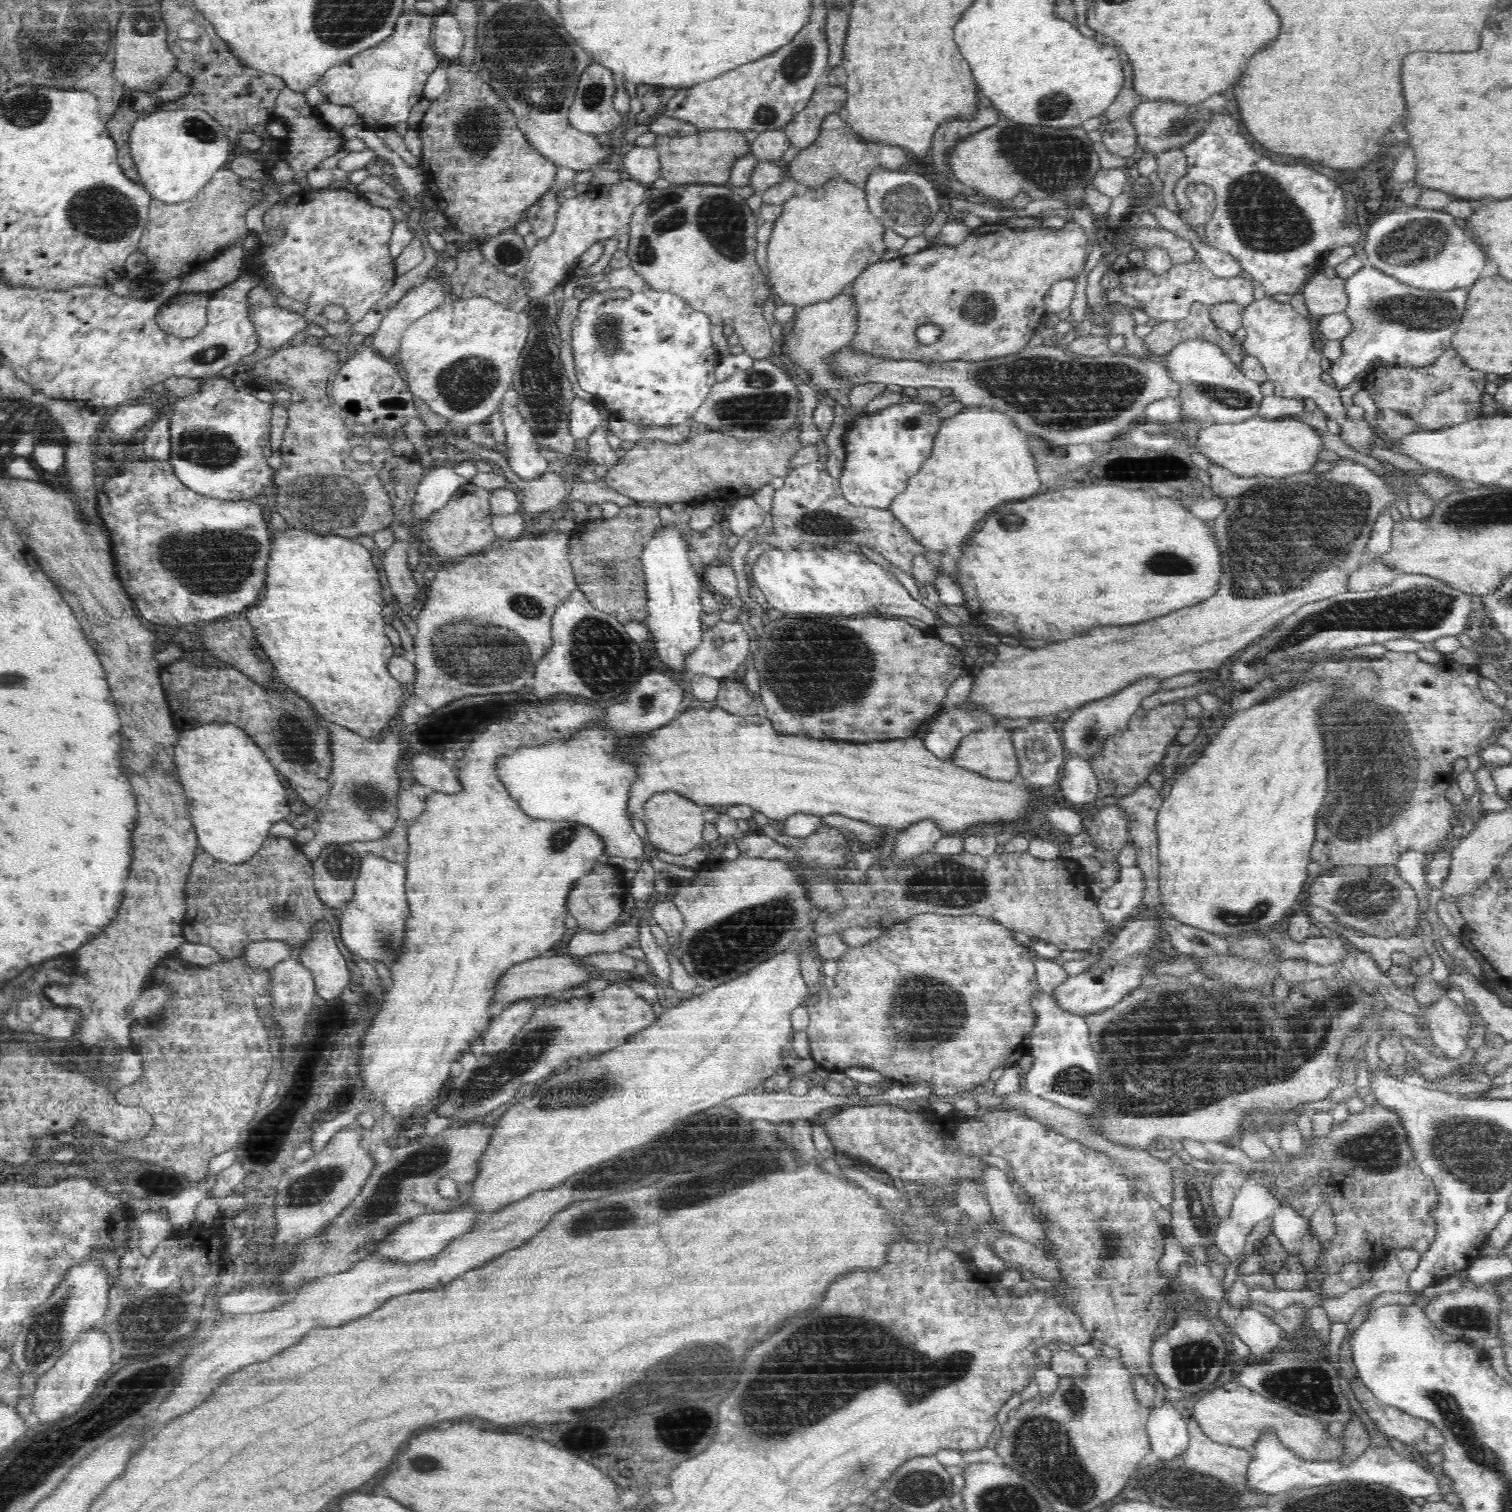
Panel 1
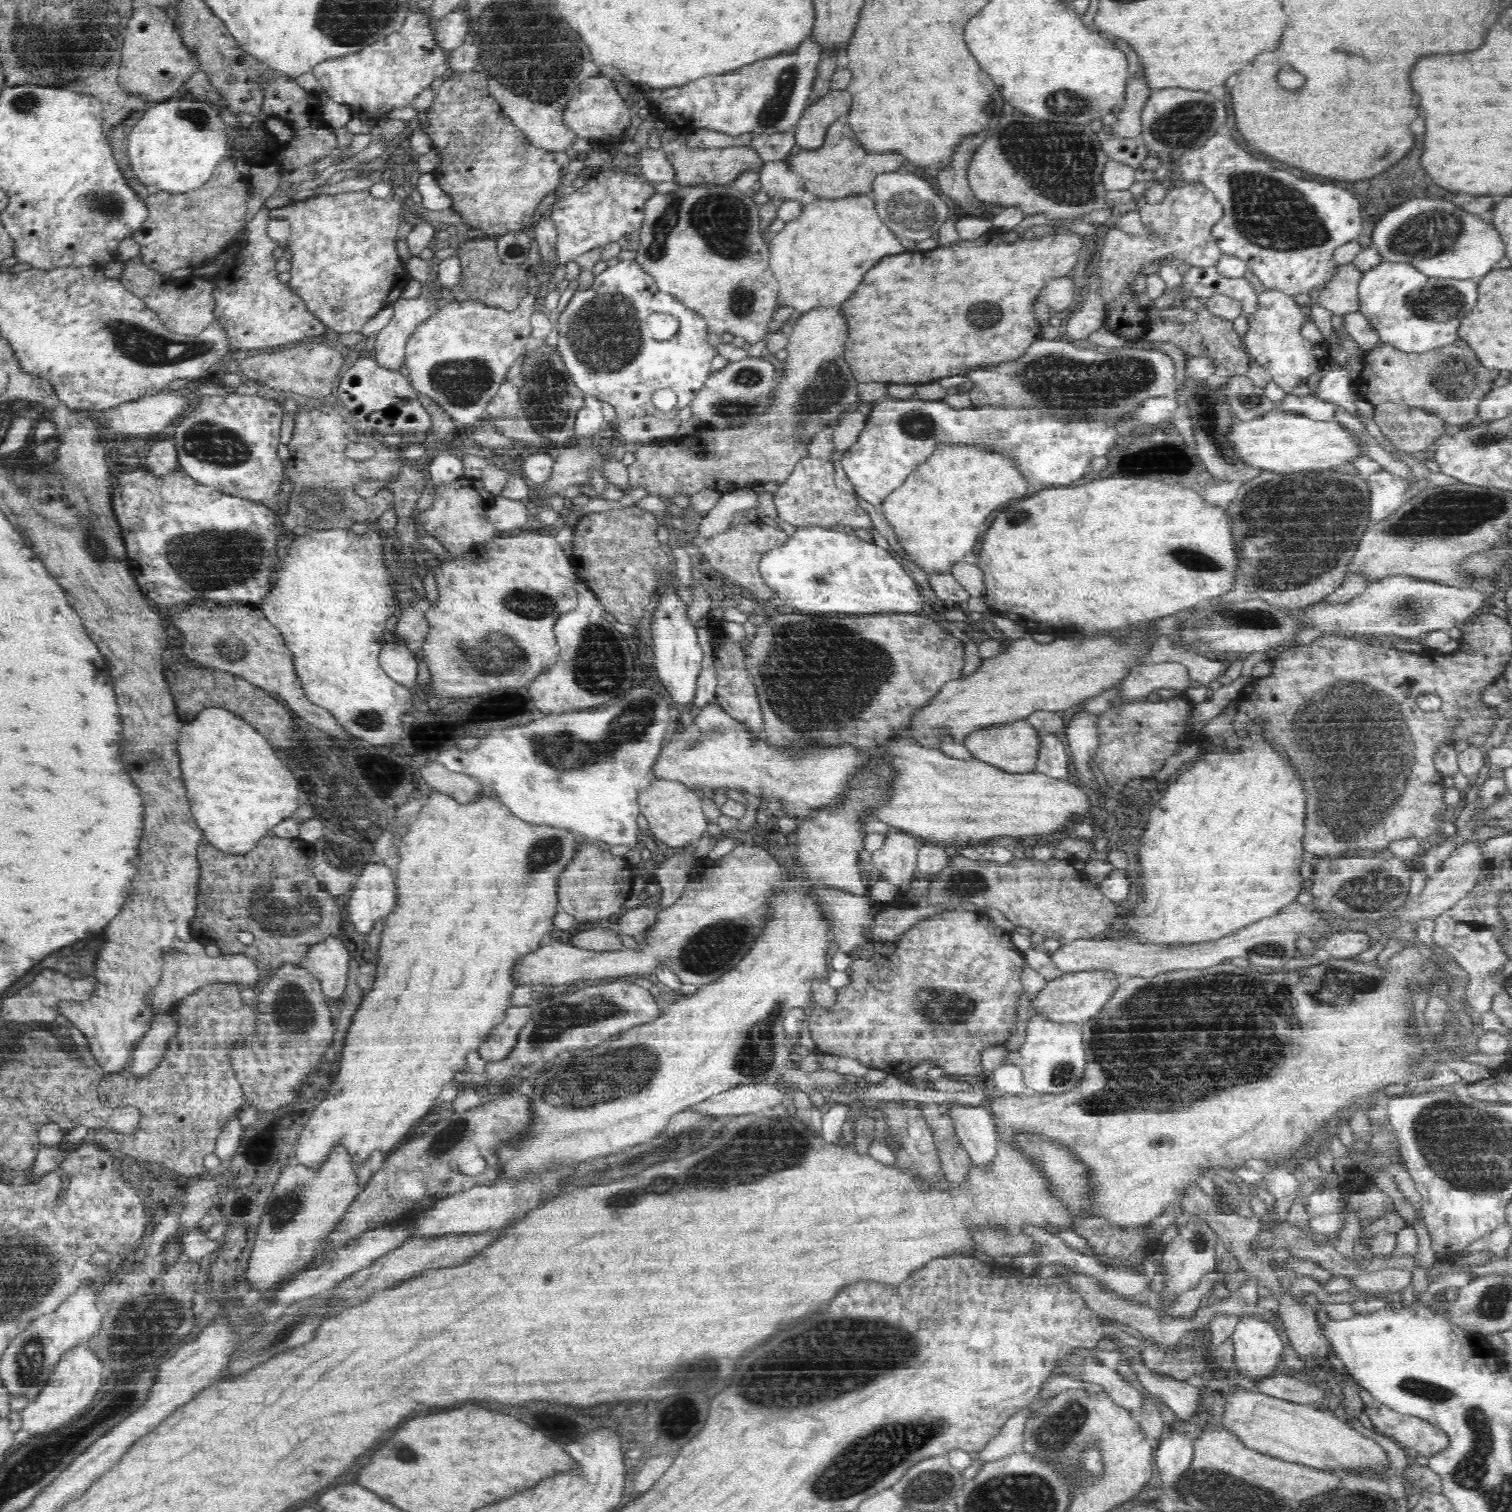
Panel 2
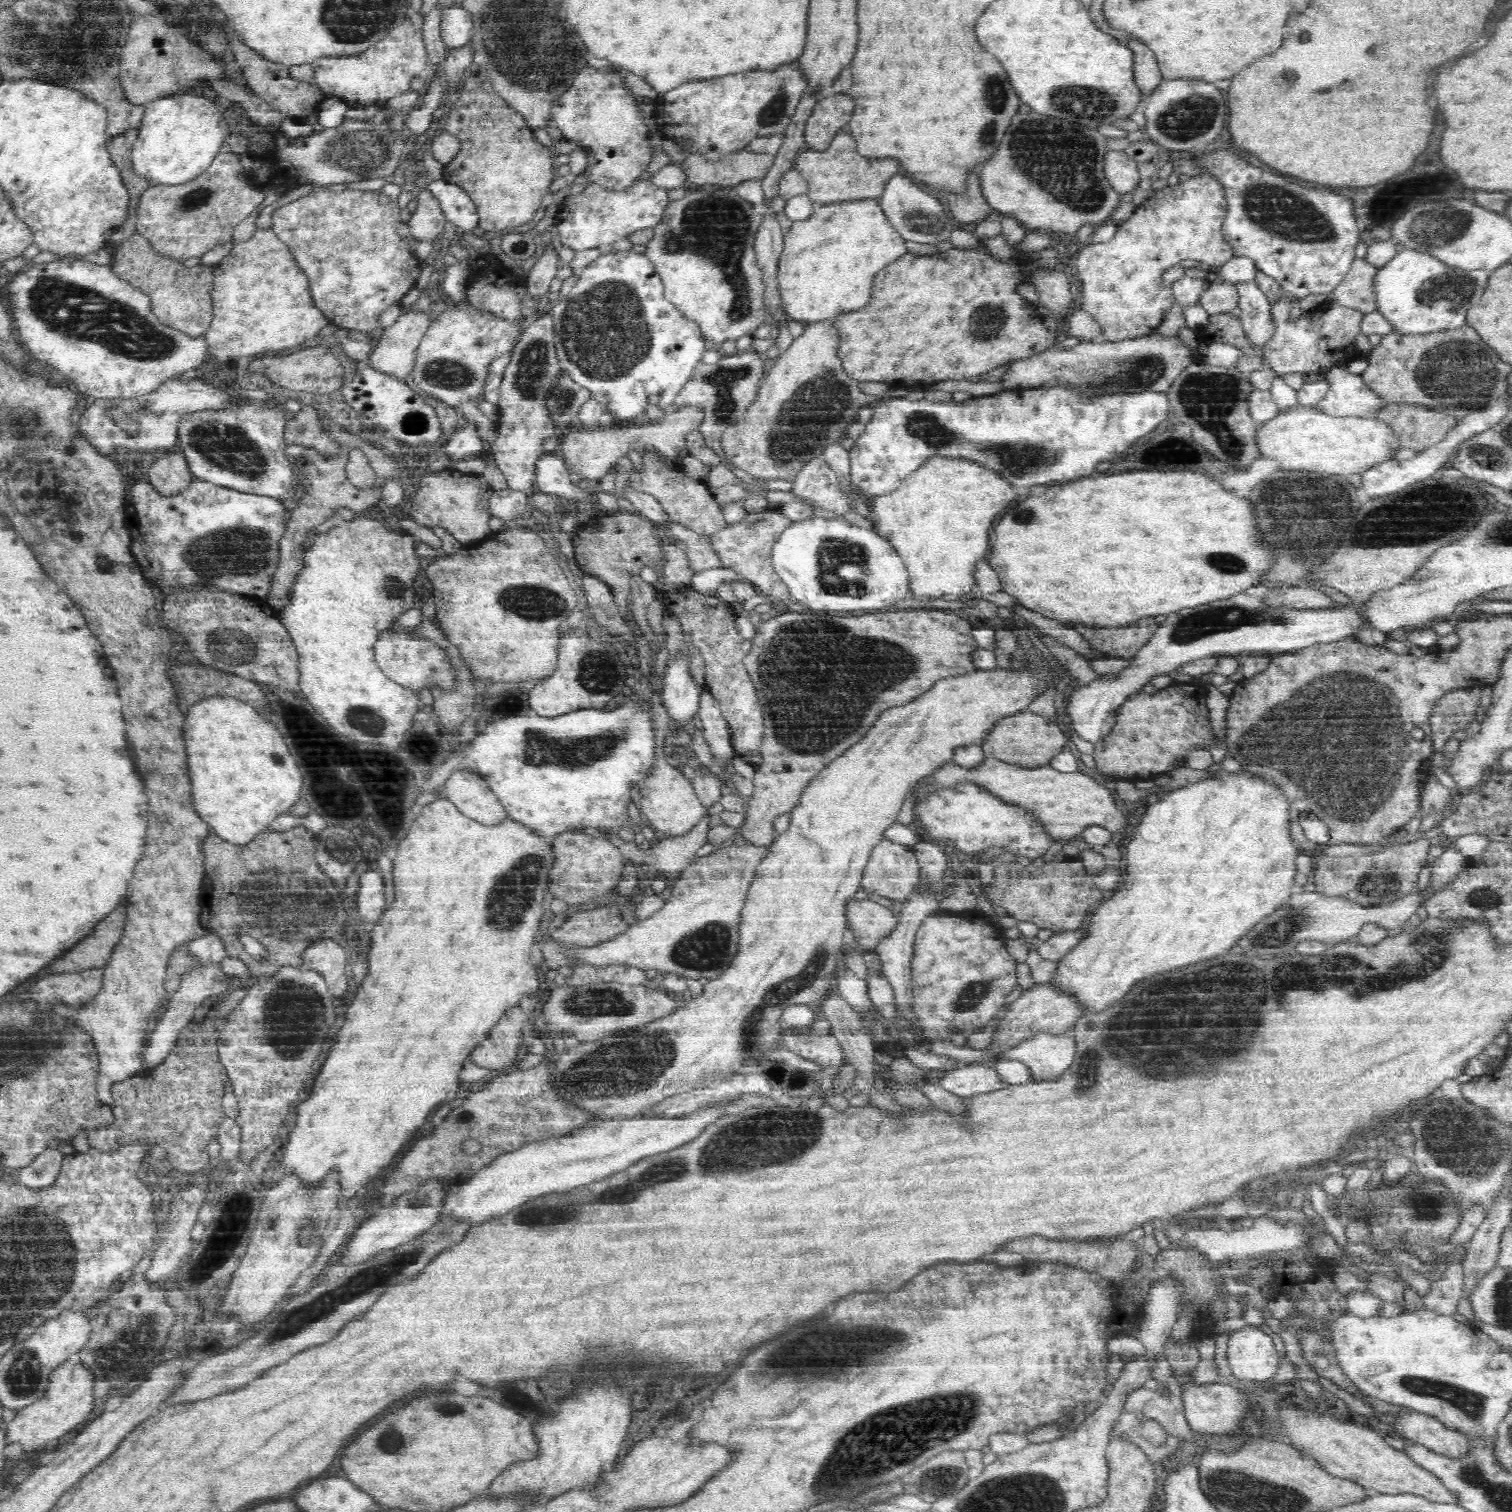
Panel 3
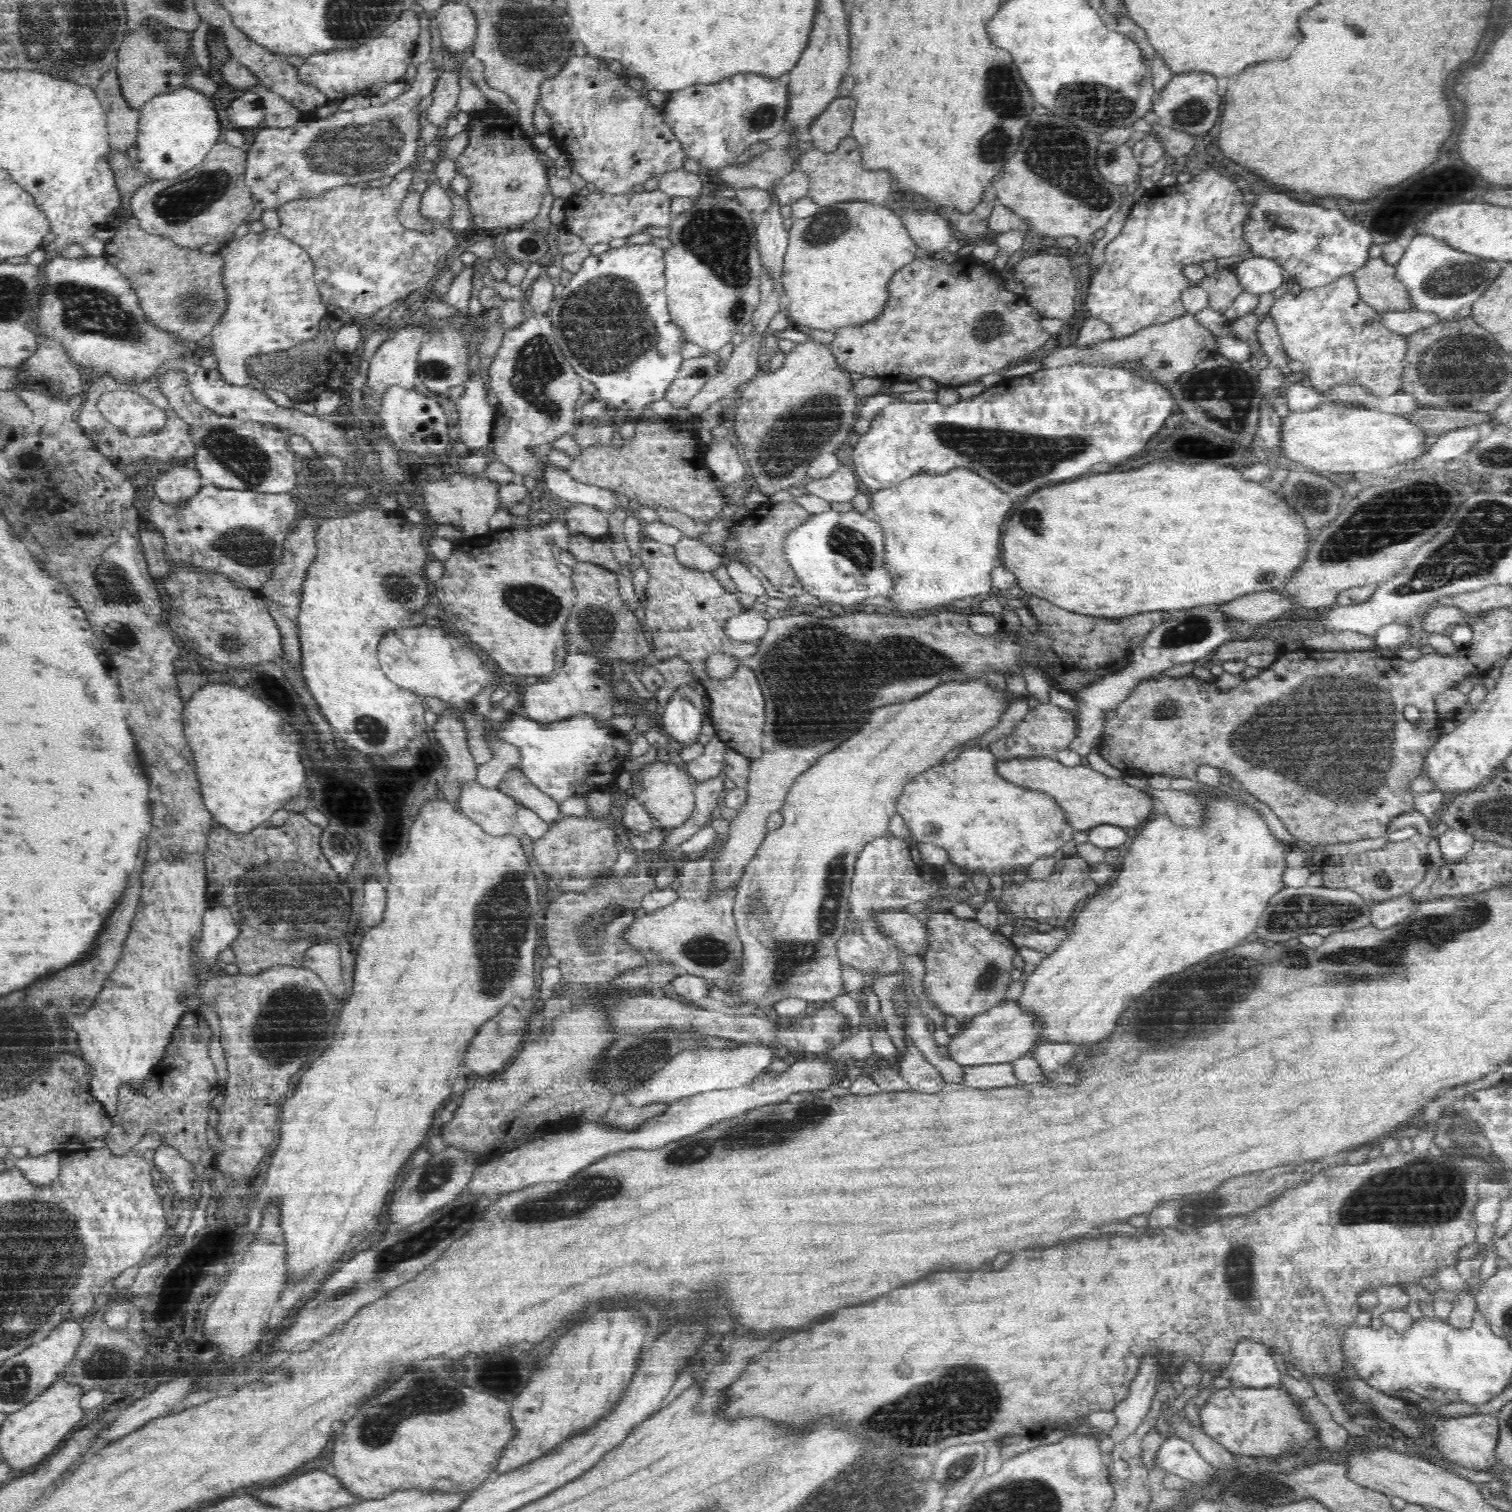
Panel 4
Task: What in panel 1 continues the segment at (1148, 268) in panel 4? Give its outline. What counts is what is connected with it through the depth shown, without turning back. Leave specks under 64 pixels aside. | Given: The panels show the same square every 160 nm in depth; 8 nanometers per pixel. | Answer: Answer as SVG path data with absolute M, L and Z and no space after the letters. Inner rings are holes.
M1203 183L1192 184L1185 192L1189 201L1188 207L1180 208L1176 214L1181 226L1196 232L1196 228L1205 228L1214 218L1218 206L1216 194L1210 186Z

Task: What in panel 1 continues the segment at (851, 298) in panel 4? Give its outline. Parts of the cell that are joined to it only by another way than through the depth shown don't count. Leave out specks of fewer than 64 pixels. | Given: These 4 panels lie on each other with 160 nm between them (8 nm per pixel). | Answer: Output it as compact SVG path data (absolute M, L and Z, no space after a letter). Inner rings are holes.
M831 182L828 187L820 188L818 191L809 189L804 196L792 198L783 208L784 212L774 221L771 238L766 243L766 264L779 304L804 308L835 299L871 264L882 261L882 256L888 251L885 237L887 229L880 219L872 215L866 190L858 186L846 182Z

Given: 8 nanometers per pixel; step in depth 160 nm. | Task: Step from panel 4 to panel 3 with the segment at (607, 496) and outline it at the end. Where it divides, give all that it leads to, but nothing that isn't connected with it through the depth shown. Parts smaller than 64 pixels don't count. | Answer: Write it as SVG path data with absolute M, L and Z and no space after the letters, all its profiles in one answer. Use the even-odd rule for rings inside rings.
M544 454L537 464L535 490L556 495L559 500L593 502L598 499L593 487L583 482L573 482L568 472L568 464L557 454Z

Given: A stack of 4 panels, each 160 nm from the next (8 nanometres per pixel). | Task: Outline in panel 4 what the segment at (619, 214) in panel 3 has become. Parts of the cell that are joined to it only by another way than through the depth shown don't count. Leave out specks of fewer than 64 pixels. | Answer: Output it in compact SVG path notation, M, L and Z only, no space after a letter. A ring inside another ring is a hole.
M659 190L654 192L643 191L642 193L631 191L624 195L612 195L605 192L588 194L584 192L568 198L566 218L563 227L579 235L585 242L584 246L591 247L599 243L609 243L615 238L632 236L632 234L636 234L637 232L643 232L646 228L669 227L674 218L670 210L671 203L672 200Z

